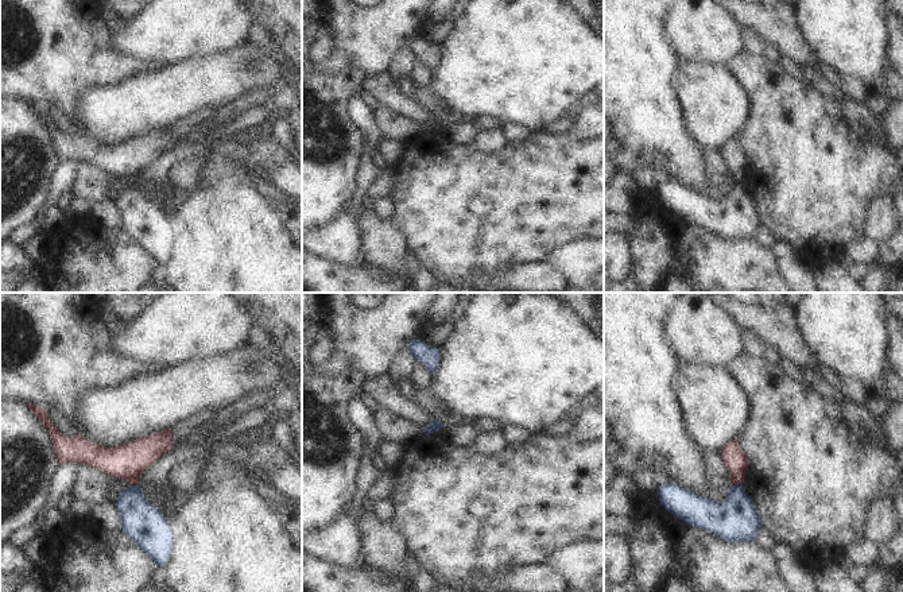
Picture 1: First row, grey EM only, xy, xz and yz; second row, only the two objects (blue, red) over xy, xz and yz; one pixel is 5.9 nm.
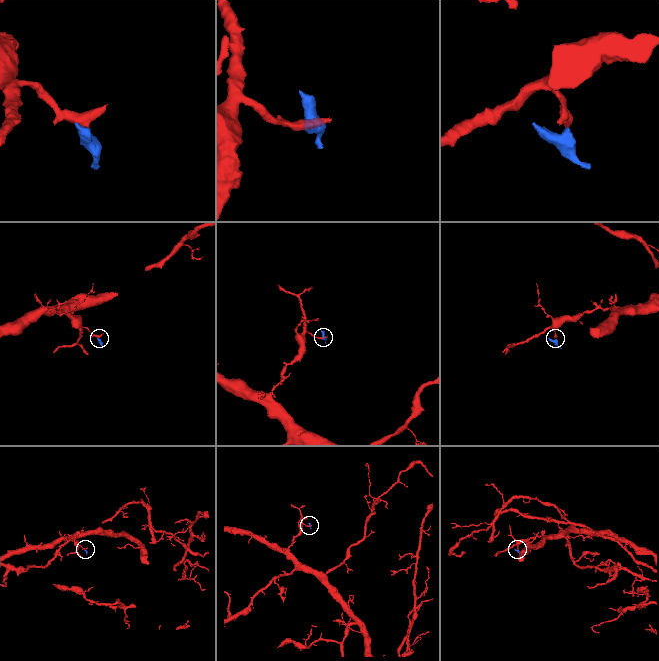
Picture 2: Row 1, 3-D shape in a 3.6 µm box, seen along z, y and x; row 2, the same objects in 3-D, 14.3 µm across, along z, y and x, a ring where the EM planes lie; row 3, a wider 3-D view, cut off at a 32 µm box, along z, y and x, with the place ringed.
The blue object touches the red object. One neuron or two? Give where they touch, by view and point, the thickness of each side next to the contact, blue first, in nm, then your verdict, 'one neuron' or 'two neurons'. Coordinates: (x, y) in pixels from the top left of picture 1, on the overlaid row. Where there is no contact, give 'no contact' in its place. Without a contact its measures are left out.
contact yz (736, 484); calibres 260 and 140 nm; two neurons

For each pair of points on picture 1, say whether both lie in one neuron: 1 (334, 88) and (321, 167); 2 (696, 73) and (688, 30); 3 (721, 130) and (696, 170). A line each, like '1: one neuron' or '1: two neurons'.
1: one neuron
2: two neurons
3: two neurons

